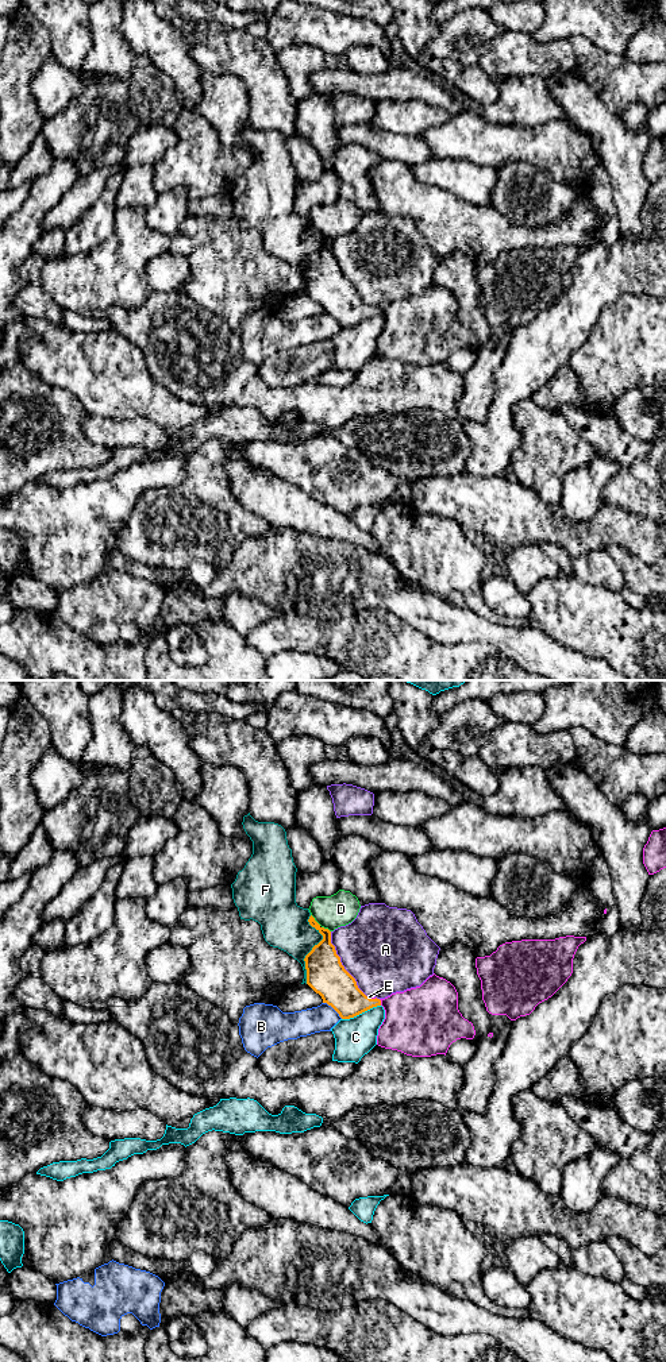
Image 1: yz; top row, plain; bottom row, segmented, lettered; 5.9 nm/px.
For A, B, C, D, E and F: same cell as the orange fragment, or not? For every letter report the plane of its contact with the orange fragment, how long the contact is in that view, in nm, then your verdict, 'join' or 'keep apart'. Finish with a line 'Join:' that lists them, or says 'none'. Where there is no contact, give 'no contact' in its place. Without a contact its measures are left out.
A: yz | 460 nm | keep apart
B: yz | 160 nm | keep apart
C: yz | 240 nm | keep apart
D: yz | 160 nm | keep apart
E: yz | 40 nm | join
F: yz | 400 nm | keep apart
Join: E

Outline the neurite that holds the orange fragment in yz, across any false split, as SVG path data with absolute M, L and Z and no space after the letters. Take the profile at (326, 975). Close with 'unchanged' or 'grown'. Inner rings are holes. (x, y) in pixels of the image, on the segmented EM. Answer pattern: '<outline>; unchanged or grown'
M312 915L308 922L323 939L304 958L307 984L342 1019L382 1006L385 1019L378 1029L378 1046L412 1057L431 1057L446 1056L457 1039L474 1038L474 1026L459 1012L458 992L450 981L434 973L420 987L385 999L366 996L342 965L331 944L331 931L322 927Z; grown

